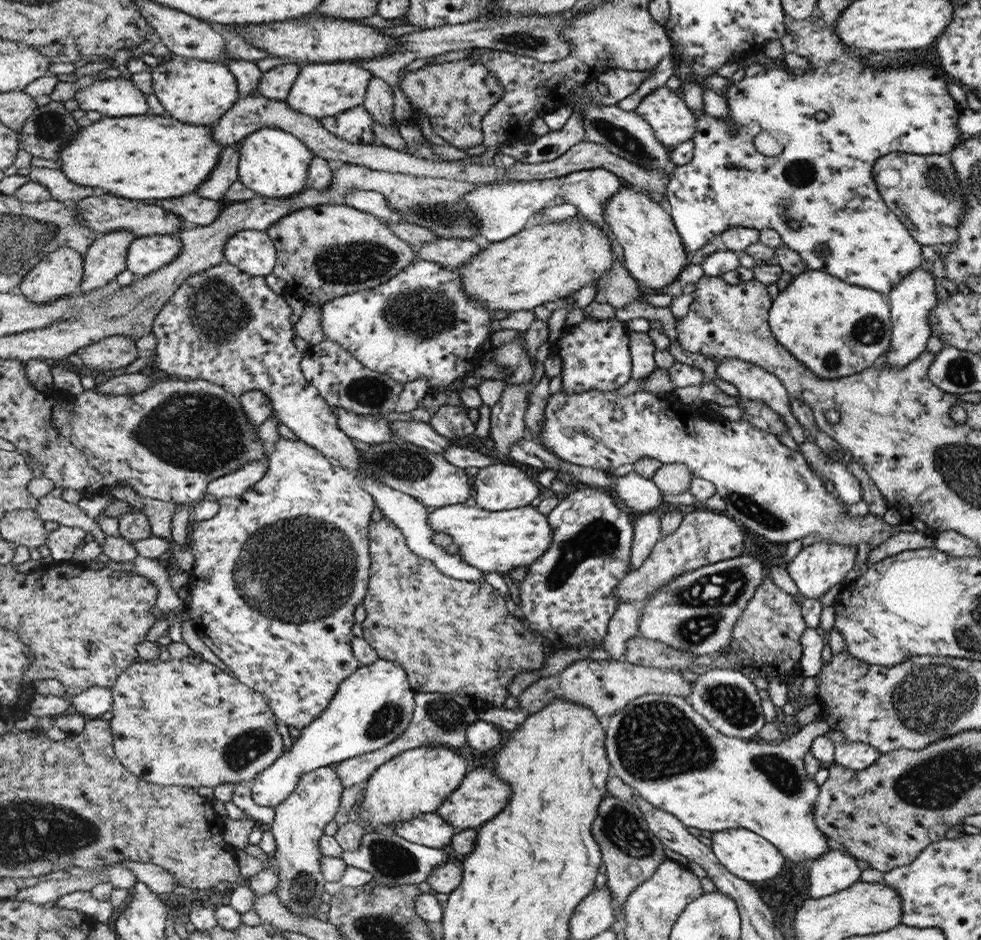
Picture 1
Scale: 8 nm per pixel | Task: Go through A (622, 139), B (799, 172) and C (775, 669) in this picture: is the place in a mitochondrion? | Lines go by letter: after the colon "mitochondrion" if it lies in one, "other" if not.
A: mitochondrion
B: mitochondrion
C: other

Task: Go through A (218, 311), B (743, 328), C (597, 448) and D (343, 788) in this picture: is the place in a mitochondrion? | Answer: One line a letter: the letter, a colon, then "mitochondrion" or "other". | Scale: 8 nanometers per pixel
A: mitochondrion
B: other
C: other
D: other

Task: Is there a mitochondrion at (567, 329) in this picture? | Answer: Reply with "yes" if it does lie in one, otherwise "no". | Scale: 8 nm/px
no

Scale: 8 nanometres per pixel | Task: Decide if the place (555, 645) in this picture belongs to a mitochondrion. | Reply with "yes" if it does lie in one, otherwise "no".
no

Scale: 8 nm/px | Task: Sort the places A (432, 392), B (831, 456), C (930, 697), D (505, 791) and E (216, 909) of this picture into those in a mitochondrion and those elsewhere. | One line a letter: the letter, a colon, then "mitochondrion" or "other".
A: other
B: other
C: mitochondrion
D: other
E: other

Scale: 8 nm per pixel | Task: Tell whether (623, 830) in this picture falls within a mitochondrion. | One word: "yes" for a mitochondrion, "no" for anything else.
yes

